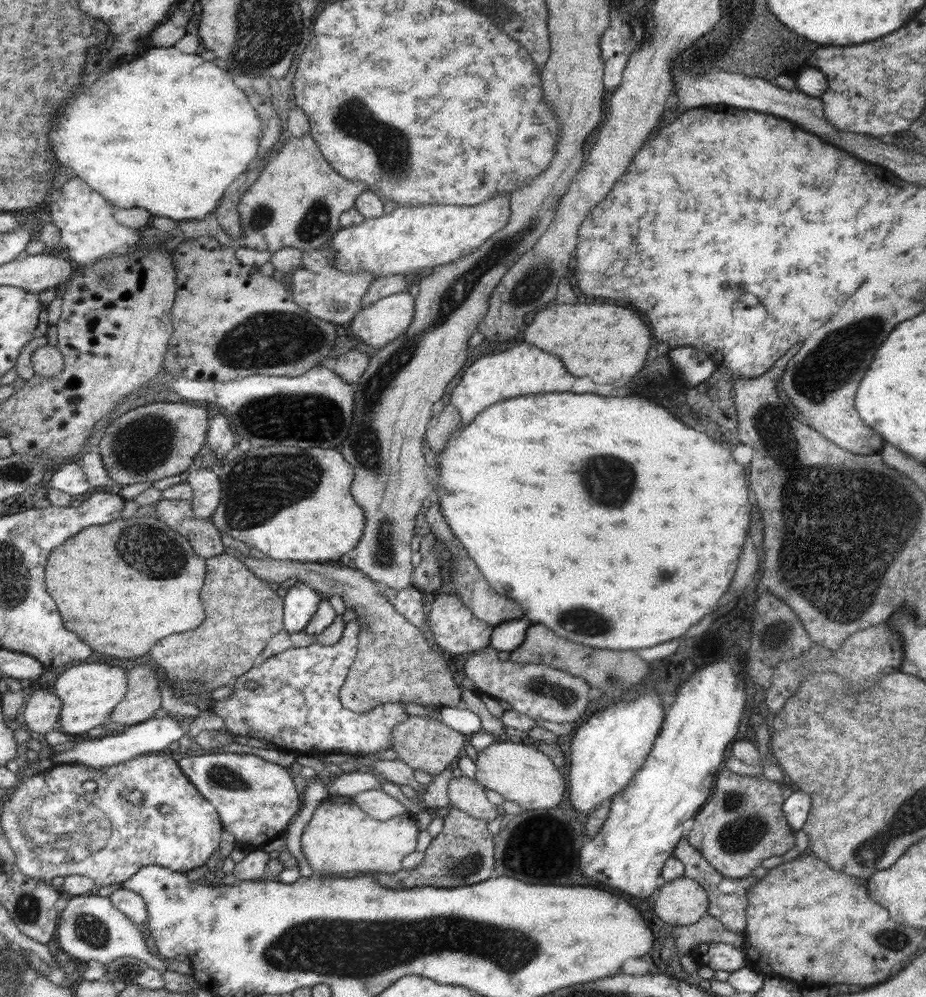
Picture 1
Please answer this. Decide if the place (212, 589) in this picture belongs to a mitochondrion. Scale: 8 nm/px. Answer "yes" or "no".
no

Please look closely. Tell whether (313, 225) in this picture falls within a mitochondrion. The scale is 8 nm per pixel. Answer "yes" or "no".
yes

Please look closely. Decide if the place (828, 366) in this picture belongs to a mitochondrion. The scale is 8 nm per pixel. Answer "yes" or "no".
yes

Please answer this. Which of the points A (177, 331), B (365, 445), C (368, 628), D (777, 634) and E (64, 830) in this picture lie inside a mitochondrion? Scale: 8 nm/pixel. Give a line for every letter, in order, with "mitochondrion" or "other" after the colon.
A: other
B: mitochondrion
C: mitochondrion
D: mitochondrion
E: mitochondrion

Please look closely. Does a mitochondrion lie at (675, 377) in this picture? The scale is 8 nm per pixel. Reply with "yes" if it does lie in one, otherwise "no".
no

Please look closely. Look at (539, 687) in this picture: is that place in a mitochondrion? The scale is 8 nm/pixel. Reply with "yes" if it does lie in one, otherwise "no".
yes

